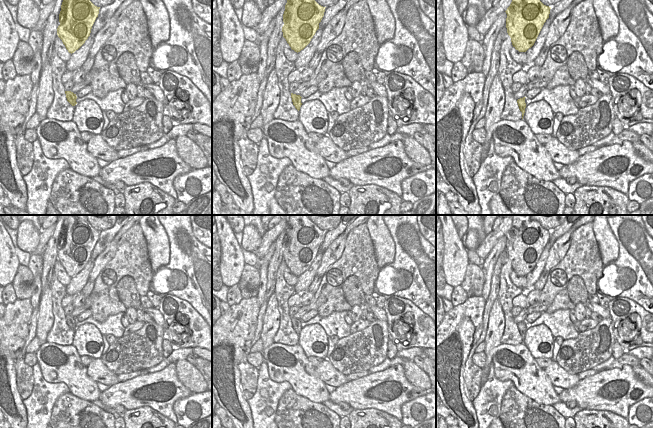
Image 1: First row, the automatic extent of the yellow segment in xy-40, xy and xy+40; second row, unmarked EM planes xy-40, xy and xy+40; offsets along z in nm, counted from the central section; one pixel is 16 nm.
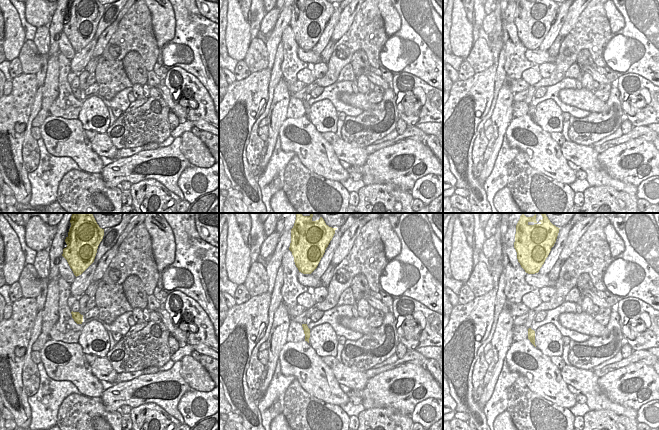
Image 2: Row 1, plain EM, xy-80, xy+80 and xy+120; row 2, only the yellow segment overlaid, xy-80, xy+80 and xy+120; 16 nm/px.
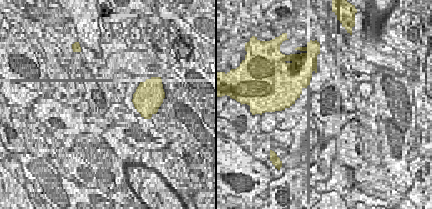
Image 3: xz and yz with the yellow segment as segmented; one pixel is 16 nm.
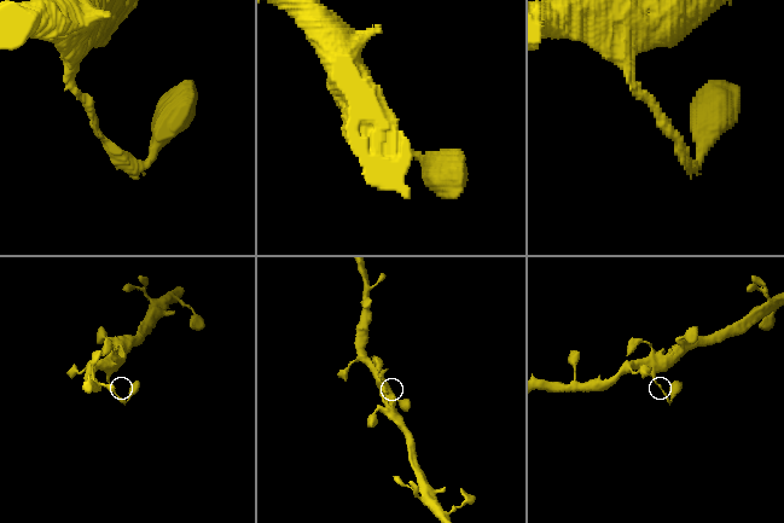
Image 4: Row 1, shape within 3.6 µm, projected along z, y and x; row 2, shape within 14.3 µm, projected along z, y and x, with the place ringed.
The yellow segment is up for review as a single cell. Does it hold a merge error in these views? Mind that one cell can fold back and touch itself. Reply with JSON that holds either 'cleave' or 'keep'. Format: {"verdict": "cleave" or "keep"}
{"verdict": "keep"}

